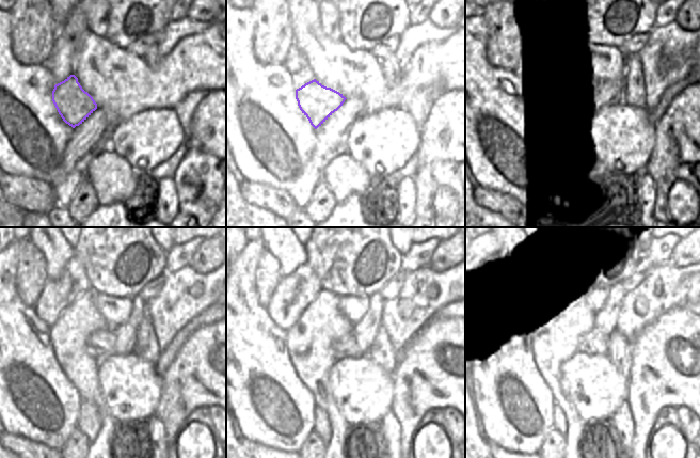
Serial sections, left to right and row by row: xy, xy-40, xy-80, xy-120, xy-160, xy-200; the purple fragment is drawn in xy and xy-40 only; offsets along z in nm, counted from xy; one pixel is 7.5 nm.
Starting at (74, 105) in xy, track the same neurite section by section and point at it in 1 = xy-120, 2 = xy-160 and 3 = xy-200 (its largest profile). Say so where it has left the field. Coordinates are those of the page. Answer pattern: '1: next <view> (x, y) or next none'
1: next xy-120 (98, 341)
2: next xy-160 (343, 343)
3: next xy-200 (584, 343)

